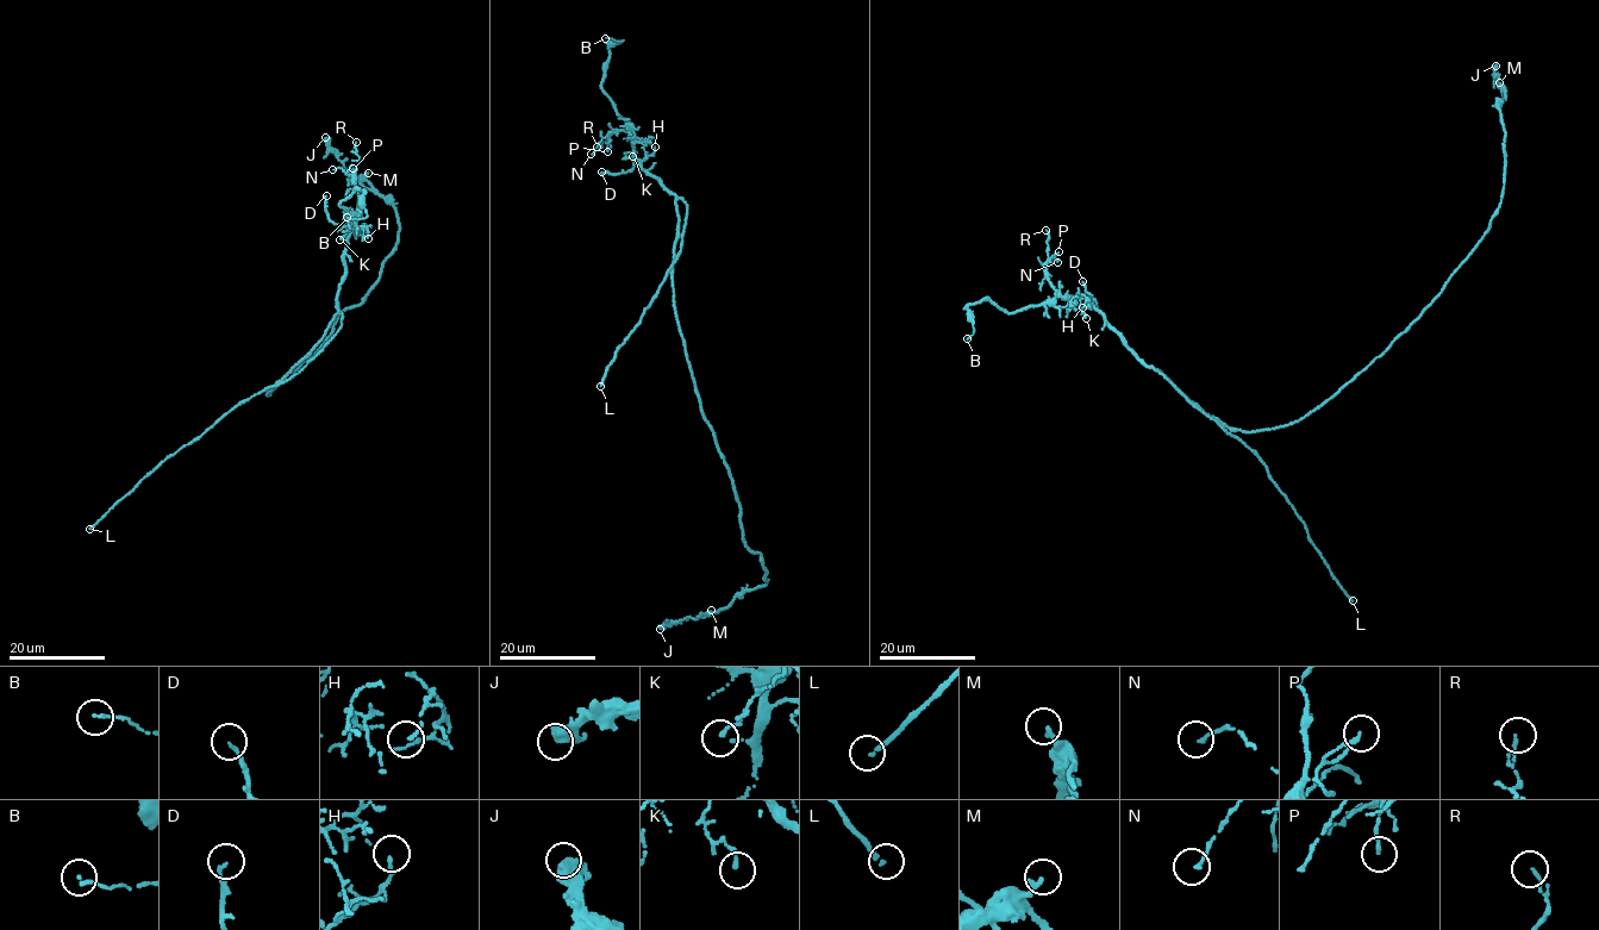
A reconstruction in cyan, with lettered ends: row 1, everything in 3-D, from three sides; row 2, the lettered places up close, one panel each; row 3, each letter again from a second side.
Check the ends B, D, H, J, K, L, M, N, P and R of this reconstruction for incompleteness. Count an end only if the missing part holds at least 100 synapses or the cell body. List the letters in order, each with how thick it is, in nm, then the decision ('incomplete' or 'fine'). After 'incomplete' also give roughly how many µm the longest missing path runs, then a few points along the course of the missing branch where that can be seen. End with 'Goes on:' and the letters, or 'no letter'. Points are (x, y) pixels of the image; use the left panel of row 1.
B: 120 nm thick; fine
D: 150 nm thick; fine
H: 110 nm thick; fine
J: 380 nm thick; fine
K: 130 nm thick; fine
L: 170 nm thick; incomplete; about 25 µm are missing; missing branch runs (89, 529), (69, 549), (54, 553), (32, 541)
M: 200 nm thick; fine
N: 130 nm thick; fine
P: 130 nm thick; fine
R: 100 nm thick; fine
Goes on: L

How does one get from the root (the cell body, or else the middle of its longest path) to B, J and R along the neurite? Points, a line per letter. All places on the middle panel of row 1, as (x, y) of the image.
B: (676, 313), (676, 195), (634, 157), (632, 133), (601, 89), (609, 44), (623, 39), (605, 38)
J: (676, 313), (699, 401), (739, 504), (743, 537), (760, 554), (767, 580), (724, 609), (660, 629)
R: (676, 313), (673, 266), (679, 222), (676, 195), (647, 175), (634, 157), (630, 132), (618, 130), (597, 147)

